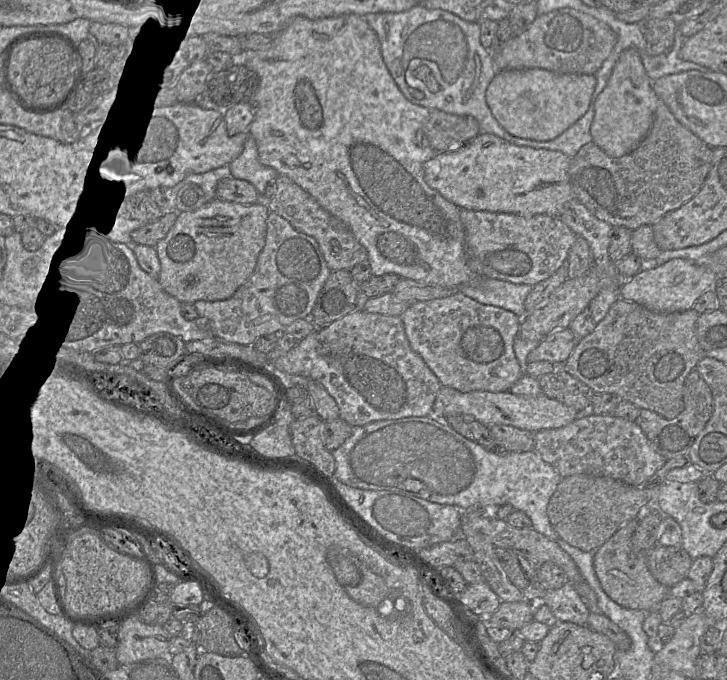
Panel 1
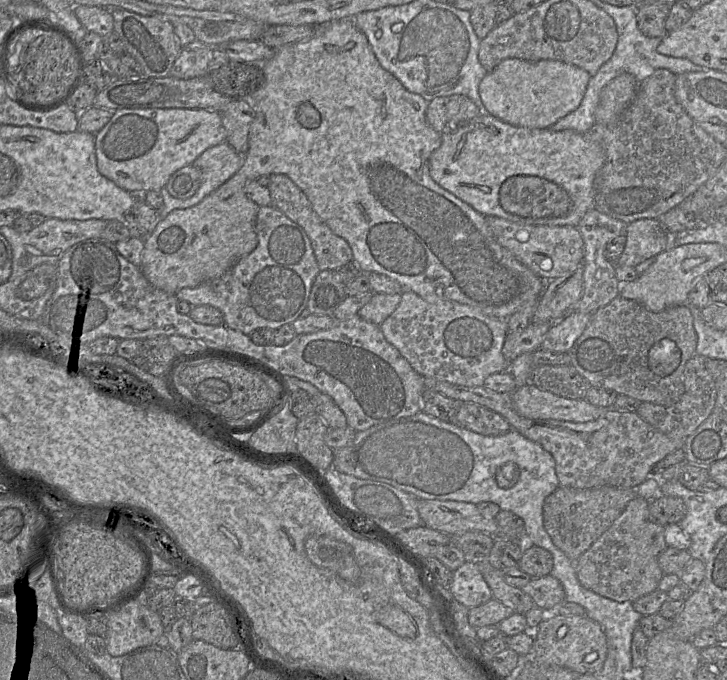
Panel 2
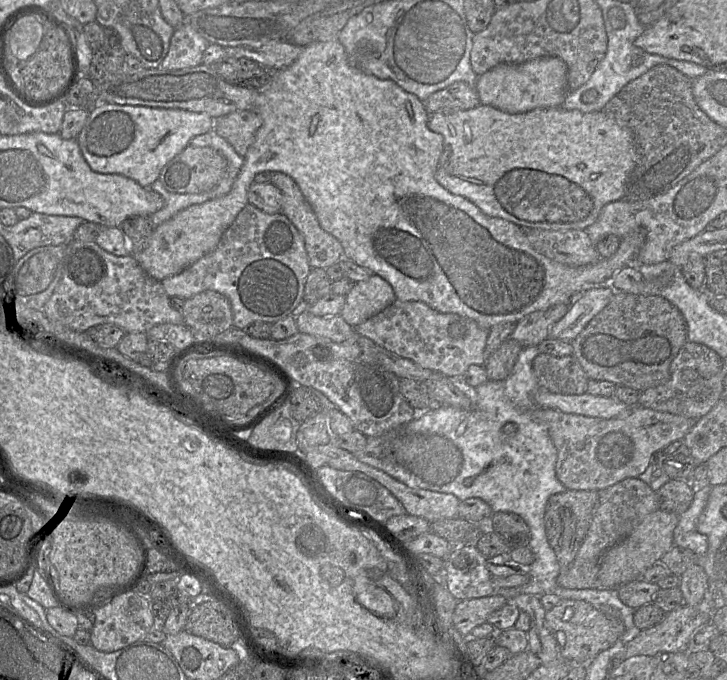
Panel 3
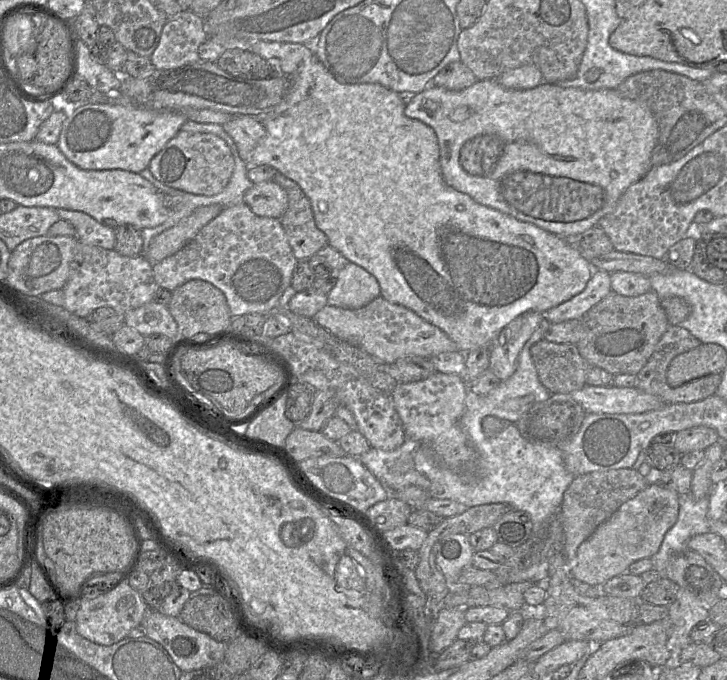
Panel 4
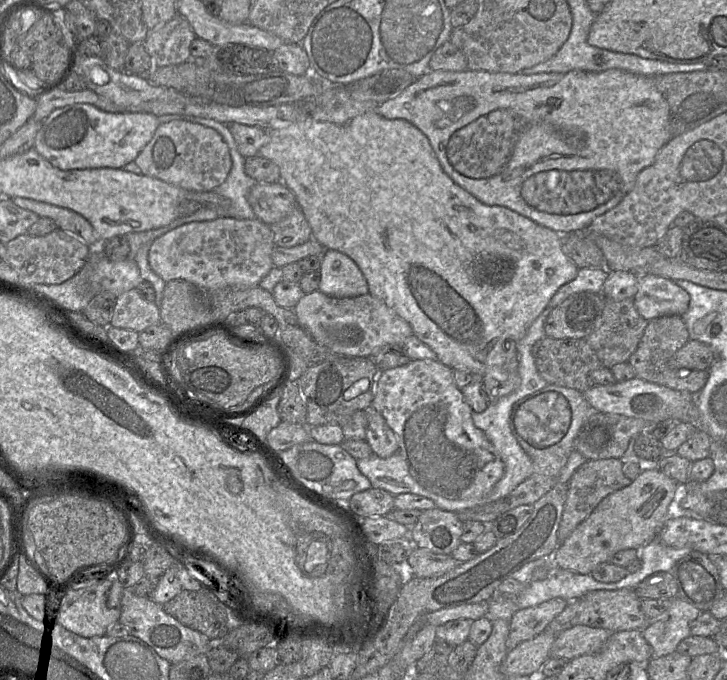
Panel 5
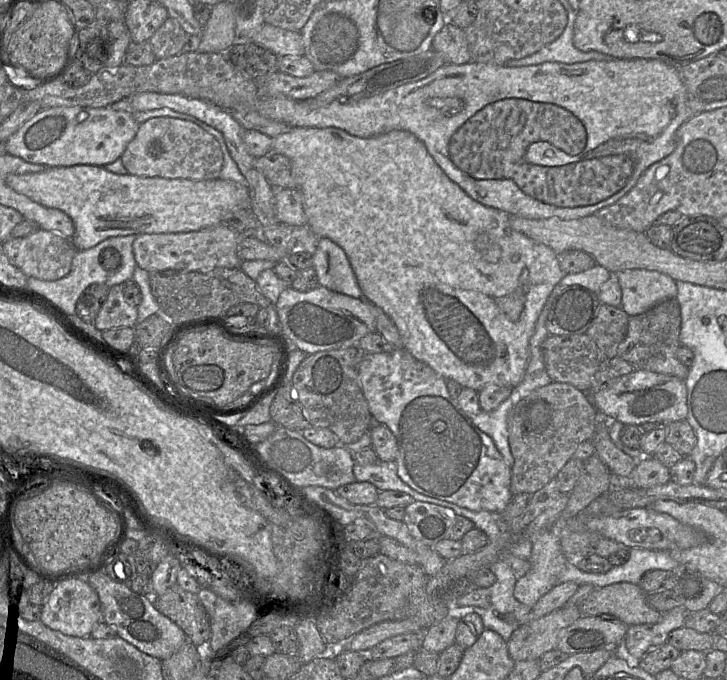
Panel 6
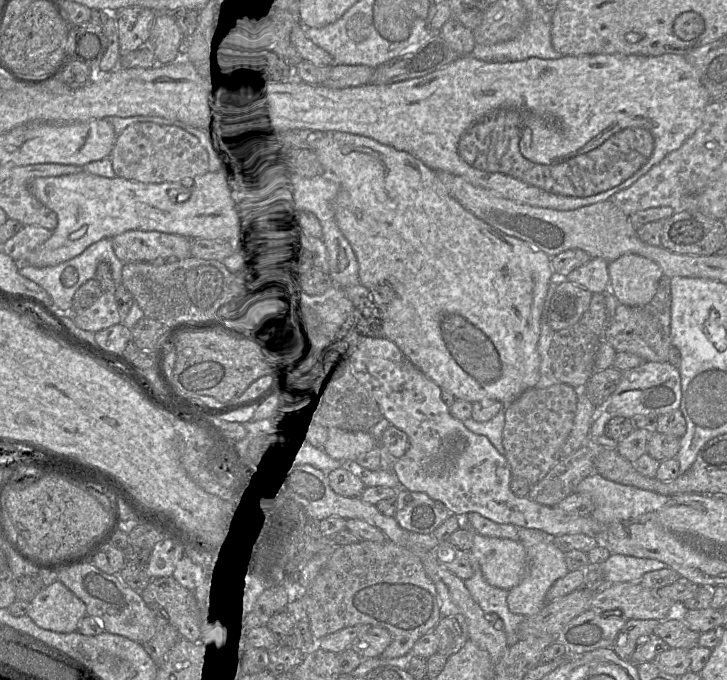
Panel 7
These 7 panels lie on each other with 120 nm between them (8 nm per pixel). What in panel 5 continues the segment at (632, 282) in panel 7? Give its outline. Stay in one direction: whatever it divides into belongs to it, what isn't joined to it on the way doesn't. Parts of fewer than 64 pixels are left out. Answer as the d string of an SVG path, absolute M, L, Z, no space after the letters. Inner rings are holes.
M650 273L638 274L634 305L646 320L678 315L682 316L690 303L689 294L673 280Z

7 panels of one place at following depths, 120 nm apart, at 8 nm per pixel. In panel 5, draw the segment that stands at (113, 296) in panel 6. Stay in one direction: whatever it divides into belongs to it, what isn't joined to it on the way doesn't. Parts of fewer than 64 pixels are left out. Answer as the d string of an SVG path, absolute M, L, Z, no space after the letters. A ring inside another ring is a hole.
M137 288L119 295L116 300L110 325L141 332L161 323L160 309L154 301L141 297Z

